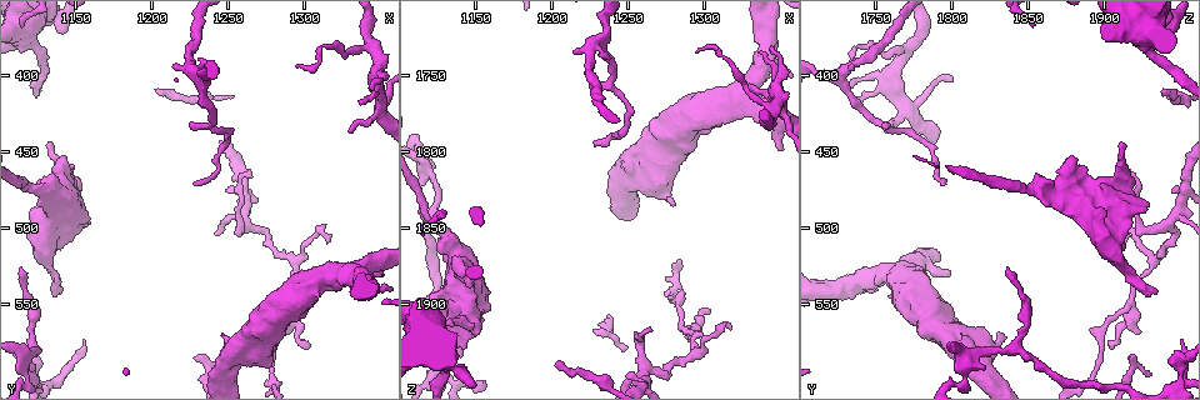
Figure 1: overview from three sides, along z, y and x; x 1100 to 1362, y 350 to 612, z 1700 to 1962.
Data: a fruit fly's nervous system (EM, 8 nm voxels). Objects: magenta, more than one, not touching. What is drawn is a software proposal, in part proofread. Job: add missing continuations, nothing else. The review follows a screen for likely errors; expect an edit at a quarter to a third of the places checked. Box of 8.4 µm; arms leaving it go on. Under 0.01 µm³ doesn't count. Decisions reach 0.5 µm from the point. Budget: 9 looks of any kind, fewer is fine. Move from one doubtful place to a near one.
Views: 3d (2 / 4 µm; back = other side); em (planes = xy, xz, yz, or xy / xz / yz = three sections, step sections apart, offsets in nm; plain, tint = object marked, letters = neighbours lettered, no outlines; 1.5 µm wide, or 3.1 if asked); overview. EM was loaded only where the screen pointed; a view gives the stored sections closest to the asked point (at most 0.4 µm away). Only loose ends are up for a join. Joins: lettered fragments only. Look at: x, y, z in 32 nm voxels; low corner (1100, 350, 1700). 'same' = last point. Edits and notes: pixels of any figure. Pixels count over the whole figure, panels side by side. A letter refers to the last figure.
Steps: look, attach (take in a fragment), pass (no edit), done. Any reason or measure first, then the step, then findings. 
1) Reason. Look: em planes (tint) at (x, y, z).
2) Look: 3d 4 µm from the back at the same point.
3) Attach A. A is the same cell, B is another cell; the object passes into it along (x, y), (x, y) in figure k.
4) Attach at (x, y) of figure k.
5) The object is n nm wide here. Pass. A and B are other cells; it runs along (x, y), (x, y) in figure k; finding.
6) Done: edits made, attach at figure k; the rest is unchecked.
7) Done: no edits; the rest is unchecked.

Free end. Look: em yz step 4 (tint) at (1132, 444, 1910).

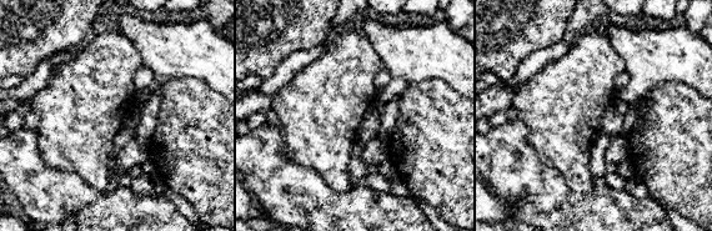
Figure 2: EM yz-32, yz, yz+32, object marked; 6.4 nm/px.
Look: em planes (letters) at the same point.

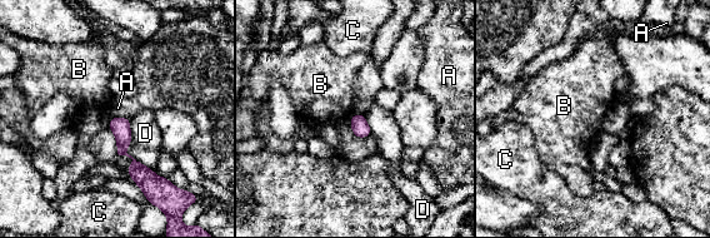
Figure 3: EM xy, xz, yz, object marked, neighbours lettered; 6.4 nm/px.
Pass. A, B, C and D are other cells; a border runs along (354, 114), (349, 120) in figure 3; no lettered fragment goes on from it.

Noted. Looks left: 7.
An open end. Look: 3d 4 µm at (1202, 410, 1940).

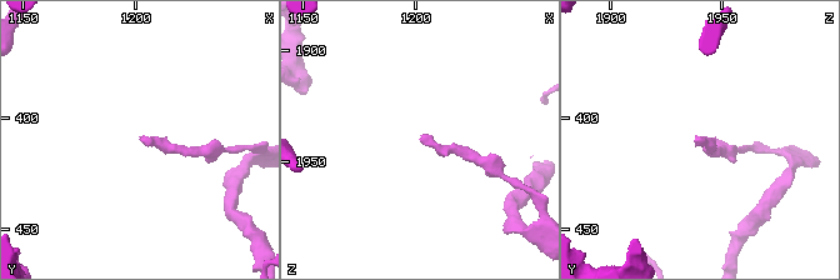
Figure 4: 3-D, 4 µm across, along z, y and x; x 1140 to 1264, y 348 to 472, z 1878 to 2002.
Shape alone is not enough. Look: em planes (letters) at (1203, 409, 1938).

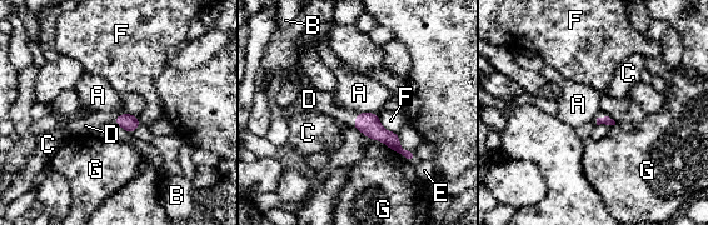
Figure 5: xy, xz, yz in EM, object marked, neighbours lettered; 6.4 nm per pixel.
Attach D. D is the same cell, A, B, C, E, F and G are other cells; the object passes into it along (367, 123), (357, 119), (324, 103) in figure 5; the cell continues.

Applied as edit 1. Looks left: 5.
Redraw. Look: overview.

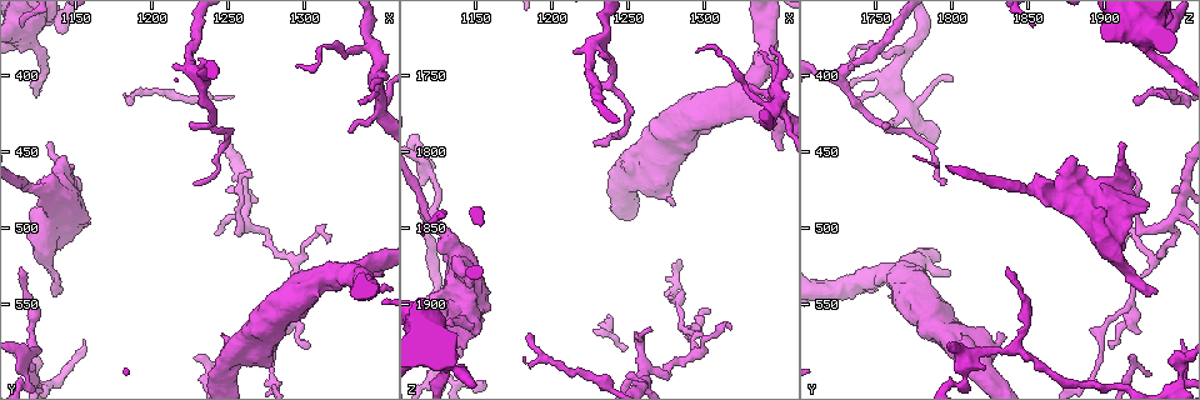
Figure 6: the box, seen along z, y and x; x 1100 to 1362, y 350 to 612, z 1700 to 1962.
Free end. Look: em planes (tint) at (1266, 462, 1916).

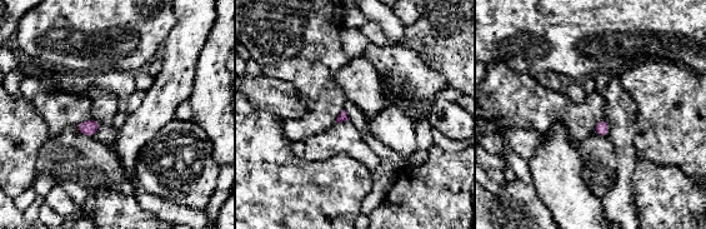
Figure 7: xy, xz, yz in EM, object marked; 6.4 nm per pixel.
Look: em planes (letters) at the same point.

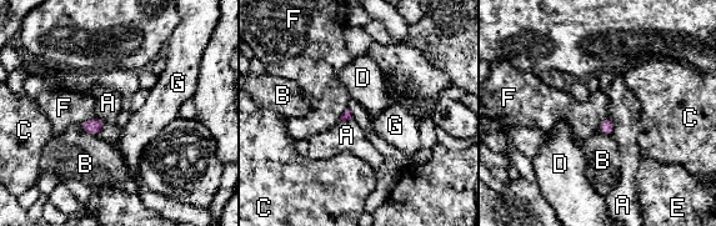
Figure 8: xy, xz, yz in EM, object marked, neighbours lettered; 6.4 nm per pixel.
Pass. A, B, C, D, E, F and G are other cells; a border runs along (95, 116), (103, 121), (96, 134) in figure 8; no lettered fragment goes on from it.

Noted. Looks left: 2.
Done: edits made, attach at figure 5; the rest is unchecked.

